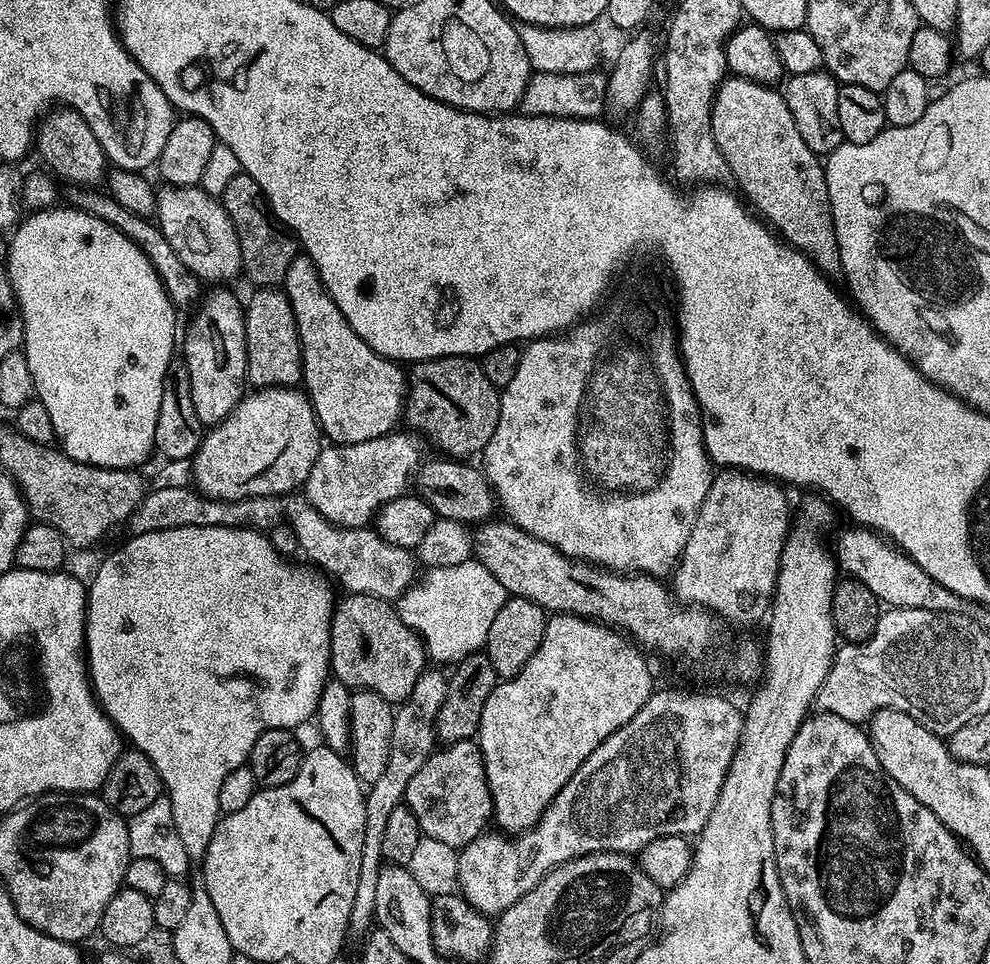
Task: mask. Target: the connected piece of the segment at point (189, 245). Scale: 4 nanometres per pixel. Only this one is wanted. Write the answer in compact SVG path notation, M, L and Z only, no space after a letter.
M164 186L156 194L155 223L160 225L166 242L174 246L178 258L204 282L232 282L242 272L244 259L240 253L234 222L226 214L223 203L199 186L173 188Z

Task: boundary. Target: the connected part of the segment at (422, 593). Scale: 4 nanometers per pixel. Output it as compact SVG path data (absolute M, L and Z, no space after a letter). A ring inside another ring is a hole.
M475 558L457 566L431 568L424 575L396 601L402 622L419 633L435 663L457 664L470 653L481 651L495 615L508 600L505 587Z

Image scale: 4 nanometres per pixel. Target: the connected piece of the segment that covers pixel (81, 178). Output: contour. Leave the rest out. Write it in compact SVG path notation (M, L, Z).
M56 106L39 121L38 131L34 136L35 151L40 151L40 156L45 160L47 167L61 181L69 180L72 186L96 186L105 179L106 157L98 138L94 138L94 130L73 108Z

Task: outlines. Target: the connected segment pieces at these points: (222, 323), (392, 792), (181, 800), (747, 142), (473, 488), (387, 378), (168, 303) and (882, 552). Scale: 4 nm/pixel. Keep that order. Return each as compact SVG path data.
M231 287L209 288L212 289L203 293L198 307L191 313L188 329L182 332L182 359L190 374L190 394L200 423L205 426L221 424L231 414L232 407L245 395L248 378L242 300L228 289Z
M432 666L423 672L414 682L414 690L395 709L394 730L390 734L390 762L386 762L386 770L378 782L367 789L364 805L366 806L366 834L364 835L364 851L369 857L382 857L382 834L386 831L386 821L399 804L404 803L404 791L410 786L410 778L422 770L422 762L430 758L437 747L436 719L438 710L446 698L448 676L440 673L439 667Z
M182 526L181 528L171 528L170 530L154 530L147 532L141 536L132 536L128 538L121 548L116 548L104 561L100 564L100 569L92 576L92 584L86 588L86 607L84 610L84 651L86 653L86 667L88 670L88 678L92 686L92 691L104 713L112 719L116 725L116 731L120 733L125 741L128 740L133 749L142 754L146 754L146 758L150 758L150 762L154 766L154 770L158 770L160 775L160 783L163 791L166 793L168 801L172 803L174 810L174 826L178 830L178 838L182 838L182 846L186 846L186 854L189 859L194 862L203 861L206 850L210 846L210 838L214 834L216 824L220 821L222 815L218 806L218 790L222 790L222 782L226 782L226 774L230 774L235 768L245 767L250 750L254 746L254 742L258 742L258 738L266 730L274 730L275 728L286 728L289 730L299 729L299 724L304 724L313 719L316 715L316 707L318 706L318 698L322 694L326 681L330 676L330 665L332 663L332 655L330 654L330 626L332 625L332 609L334 607L334 599L332 600L332 588L329 577L325 573L317 570L315 567L308 568L291 568L289 561L281 556L278 550L274 550L274 546L268 541L267 535L263 531L254 528L231 528L230 526Z
M729 75L716 91L710 126L714 130L714 142L718 142L718 150L722 150L722 158L728 163L731 179L736 179L735 187L743 193L747 203L778 230L787 243L804 253L819 272L829 278L839 277L840 255L824 164L821 157L802 142L802 134L798 134L798 126L794 126L794 114L790 114L790 106L786 106L783 91L771 84Z
M460 458L428 459L416 469L414 477L415 491L431 506L437 517L445 520L460 520L469 526L484 522L493 515L492 507L498 501L488 480L479 467L471 468L471 463Z
M298 254L290 262L290 268L286 270L286 278L284 279L282 290L288 296L290 306L294 310L294 322L298 326L298 338L300 339L300 349L302 350L302 366L304 374L302 377L302 388L309 400L312 401L312 408L316 412L316 421L320 424L321 433L325 437L329 436L332 444L357 444L358 442L366 442L373 440L379 436L386 436L389 432L397 427L396 423L401 423L402 413L404 411L404 402L406 399L406 372L397 361L389 360L386 356L379 356L372 347L368 345L362 338L358 338L358 334L350 326L350 322L346 322L346 318L342 314L342 310L338 310L338 306L334 302L334 298L330 298L330 294L326 290L326 286L322 282L322 278L318 274L318 266L314 266L314 262L307 254Z
M60 207L41 208L25 215L17 223L8 240L6 271L24 323L22 351L26 362L30 362L30 378L34 378L34 396L42 402L42 406L46 406L50 422L54 422L54 434L60 451L83 464L93 464L99 468L136 470L141 467L139 464L154 452L154 426L158 426L158 406L162 406L162 382L166 378L170 362L174 359L175 352L172 351L175 348L177 351L178 348L178 309L168 297L168 291L162 286L150 258L146 258L140 247L130 242L130 238L126 238L126 234L119 232L113 224L107 224L94 214L86 214L80 208Z
M848 526L834 543L834 555L841 573L862 582L862 586L870 589L880 600L881 605L888 608L913 608L914 610L930 610L931 612L964 612L966 601L954 590L936 582L899 548L893 546L879 532L863 526Z

